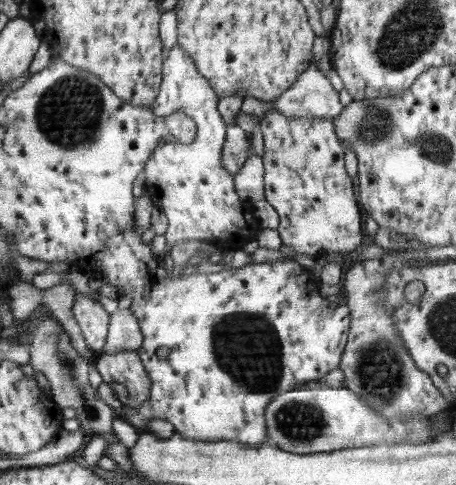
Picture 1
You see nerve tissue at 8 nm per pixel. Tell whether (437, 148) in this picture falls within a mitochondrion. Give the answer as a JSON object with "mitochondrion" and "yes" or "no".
{"mitochondrion":"yes"}

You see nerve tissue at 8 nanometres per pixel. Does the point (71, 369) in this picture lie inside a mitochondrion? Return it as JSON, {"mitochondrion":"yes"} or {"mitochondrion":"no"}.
{"mitochondrion":"yes"}

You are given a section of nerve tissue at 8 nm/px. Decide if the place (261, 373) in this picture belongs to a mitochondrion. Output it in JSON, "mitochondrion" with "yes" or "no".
{"mitochondrion":"yes"}

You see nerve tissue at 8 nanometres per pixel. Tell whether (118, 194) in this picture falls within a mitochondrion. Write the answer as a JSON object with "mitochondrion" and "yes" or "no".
{"mitochondrion":"no"}

